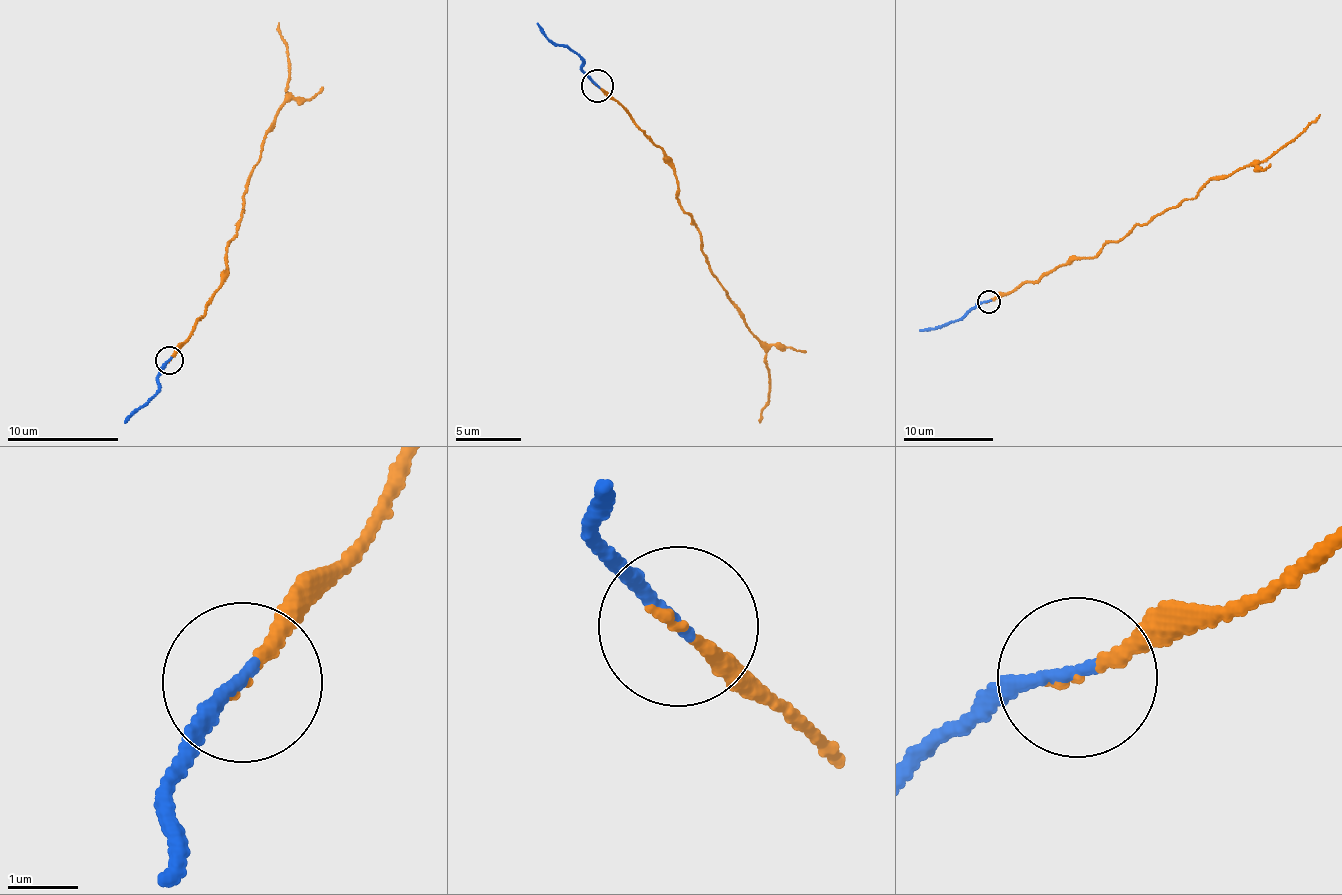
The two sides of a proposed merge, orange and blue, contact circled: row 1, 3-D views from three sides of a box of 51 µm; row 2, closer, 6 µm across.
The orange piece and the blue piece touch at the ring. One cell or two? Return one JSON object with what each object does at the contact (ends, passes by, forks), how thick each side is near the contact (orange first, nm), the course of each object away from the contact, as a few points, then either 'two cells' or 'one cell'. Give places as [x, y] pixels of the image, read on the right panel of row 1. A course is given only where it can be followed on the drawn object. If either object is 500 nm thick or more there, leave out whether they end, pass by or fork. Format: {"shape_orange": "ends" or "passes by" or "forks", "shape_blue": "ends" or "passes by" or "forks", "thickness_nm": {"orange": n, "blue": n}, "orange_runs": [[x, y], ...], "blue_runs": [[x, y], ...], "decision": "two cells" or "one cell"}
{"shape_orange": "ends", "shape_blue": "ends", "thickness_nm": {"orange": 140, "blue": 180}, "orange_runs": [[989, 302], [1063, 264], [1095, 256], [1139, 224], [1198, 194], [1211, 179], [1267, 160], [1320, 115]], "blue_runs": [[989, 302], [954, 322], [919, 330]], "decision": "one cell"}

